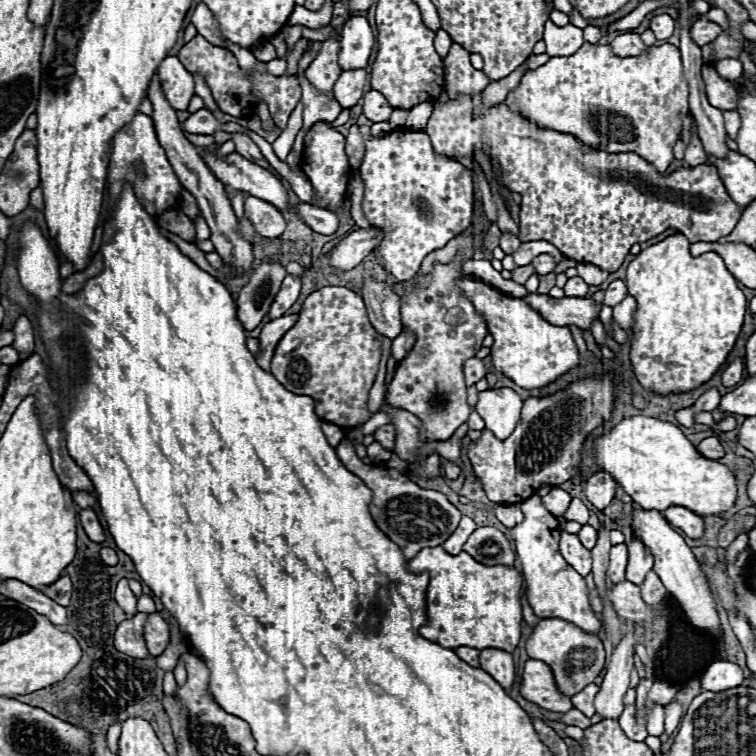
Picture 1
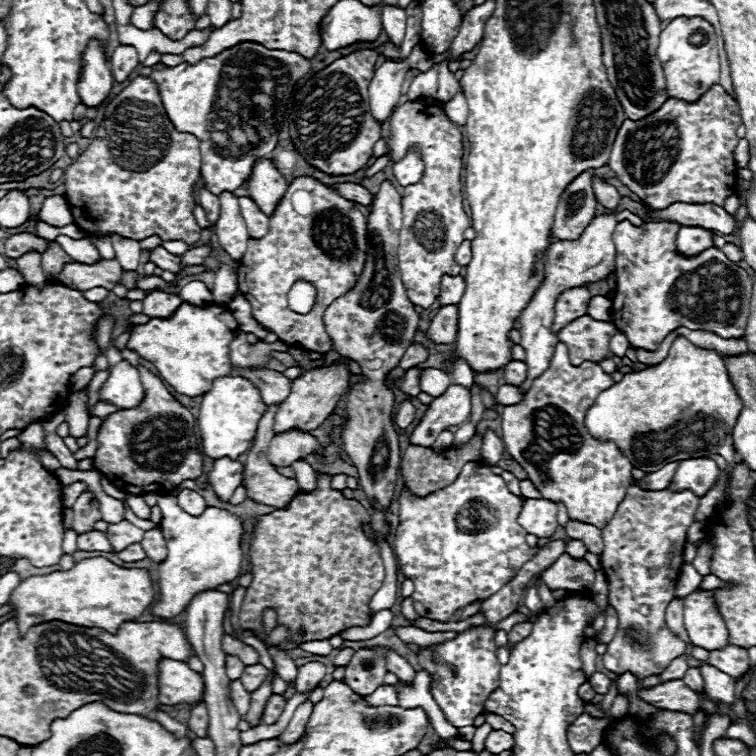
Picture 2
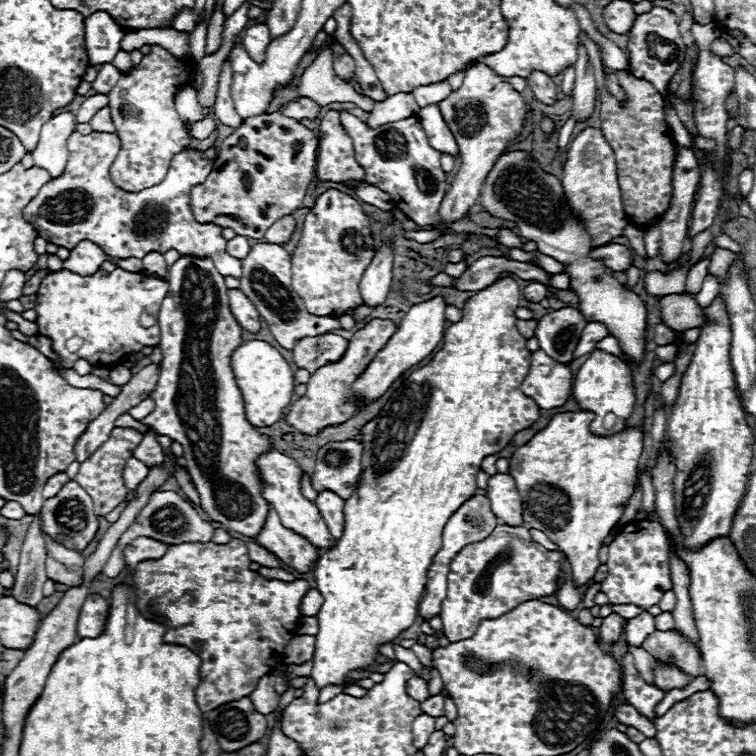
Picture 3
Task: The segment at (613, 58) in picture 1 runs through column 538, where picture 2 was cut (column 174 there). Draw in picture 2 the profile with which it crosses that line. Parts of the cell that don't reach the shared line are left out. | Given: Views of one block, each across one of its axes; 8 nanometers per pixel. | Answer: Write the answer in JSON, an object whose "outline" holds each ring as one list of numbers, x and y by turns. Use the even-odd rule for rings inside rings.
{"outline":[[242,42,232,48,226,48,224,52,204,58,196,64,182,62,174,68,168,66,152,66,150,78,160,88,160,98,166,110,166,116,172,120,174,128,180,132,194,134,200,140,200,176,204,186,220,196,222,192,234,192,240,188,250,168,258,158,266,158,272,154,272,150,278,144,280,134,280,118,286,114,288,100,292,96,292,90,296,82,310,70,310,60,296,52,288,50,268,50,256,42]]}

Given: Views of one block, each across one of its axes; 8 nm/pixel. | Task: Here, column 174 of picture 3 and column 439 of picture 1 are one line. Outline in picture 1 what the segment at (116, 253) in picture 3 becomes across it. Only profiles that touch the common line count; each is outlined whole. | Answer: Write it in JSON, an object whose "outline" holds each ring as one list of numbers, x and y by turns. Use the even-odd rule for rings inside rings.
{"outline":[[362,126,360,132,366,142,366,154,360,164,360,172,364,180,362,212,372,226,386,228,386,238,380,244,382,266,390,270,392,276,396,276,396,280,408,280,418,272,422,260,430,252,444,248,452,238,456,238,468,228,472,218,472,202,474,202,472,172,462,164,436,154,426,132,394,130,382,138,370,136,368,126]]}

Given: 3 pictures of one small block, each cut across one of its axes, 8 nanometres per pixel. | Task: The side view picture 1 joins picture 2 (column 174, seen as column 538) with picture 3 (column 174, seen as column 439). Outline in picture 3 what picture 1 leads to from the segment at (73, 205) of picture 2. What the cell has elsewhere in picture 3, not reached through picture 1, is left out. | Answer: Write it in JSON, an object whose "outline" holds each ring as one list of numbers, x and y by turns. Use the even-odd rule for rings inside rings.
{"outline":[[150,46,150,52,128,74,122,74,110,98,110,112,116,124,116,134,122,140,122,148,110,168,110,176,116,186,138,192,164,180,170,160,180,148,188,146,192,136,184,130,178,112,174,110,174,96,180,88,190,86,190,74,194,72,190,58,176,58,162,46]]}

